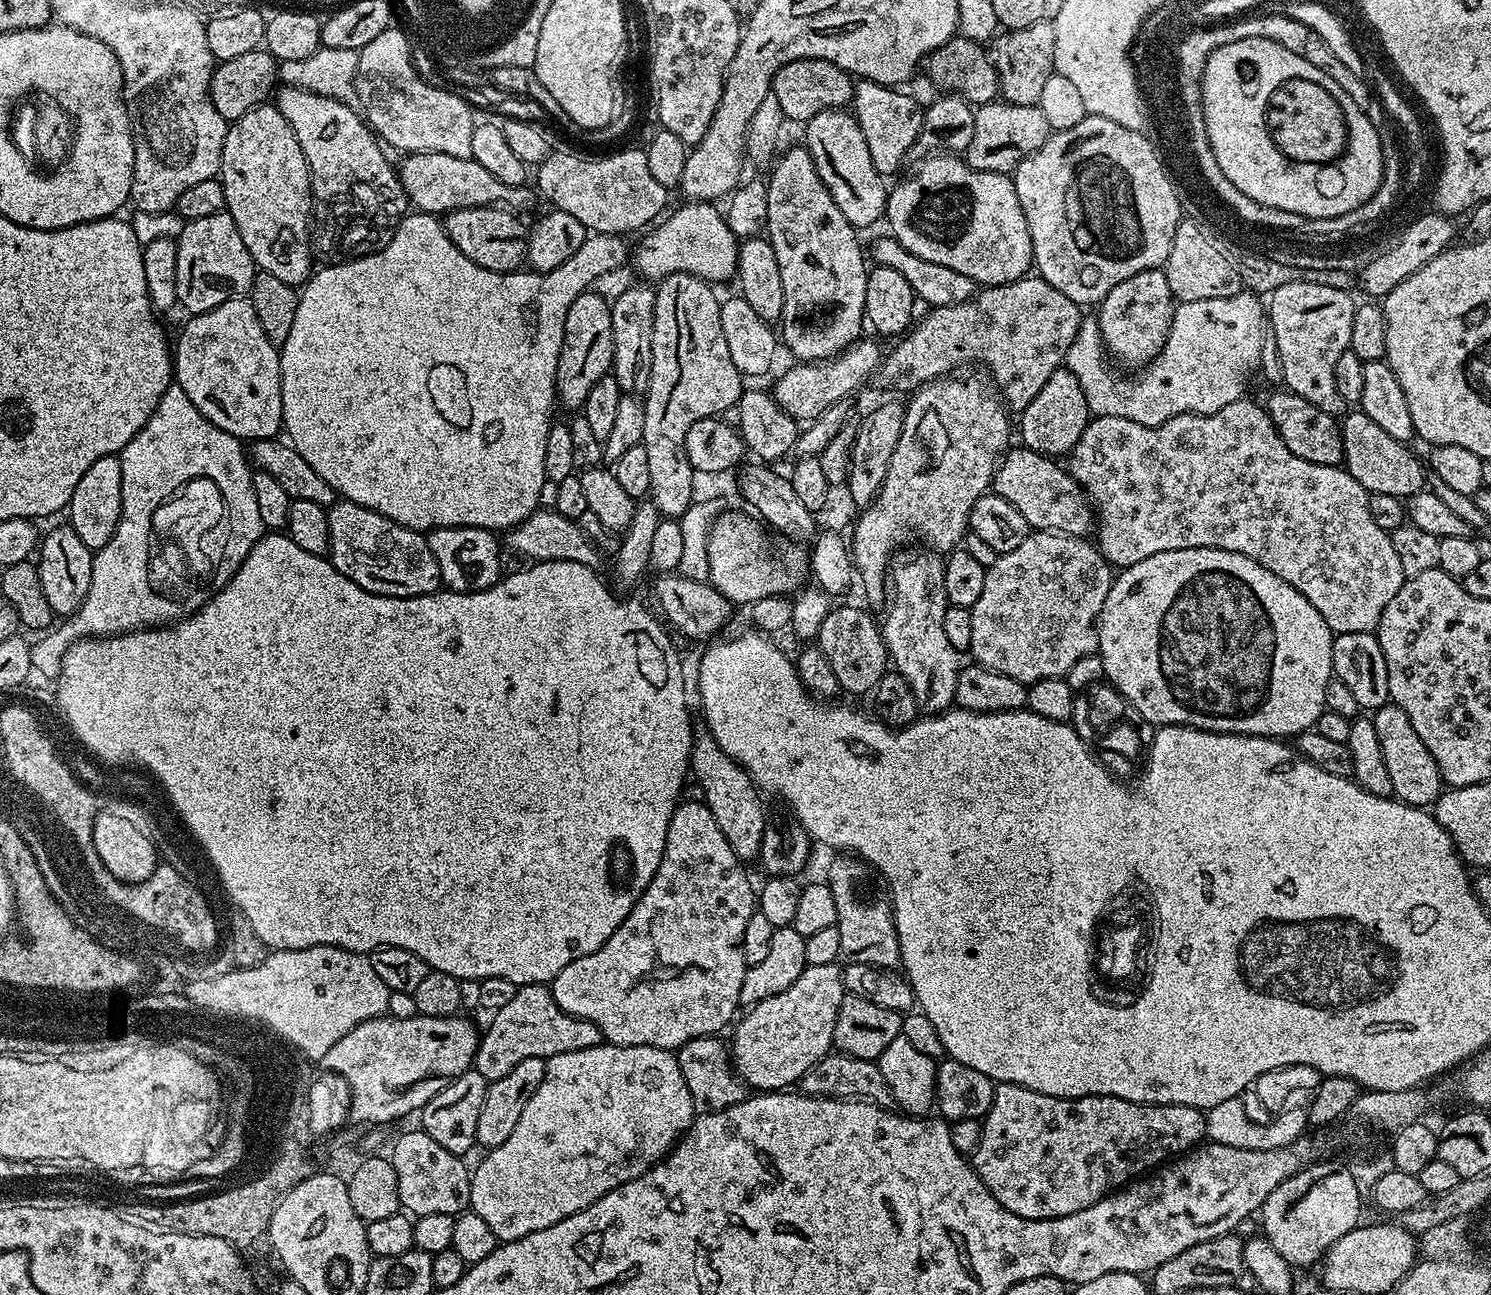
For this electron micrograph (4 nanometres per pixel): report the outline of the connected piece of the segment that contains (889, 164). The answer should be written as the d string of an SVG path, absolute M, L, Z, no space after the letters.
M857 79L854 84L854 95L850 101L854 115L862 134L866 137L866 147L870 149L870 162L874 162L874 170L885 178L891 177L891 172L900 168L900 163L908 156L912 143L921 139L924 130L924 108L912 96L907 96L904 90L886 84L876 84L873 80Z

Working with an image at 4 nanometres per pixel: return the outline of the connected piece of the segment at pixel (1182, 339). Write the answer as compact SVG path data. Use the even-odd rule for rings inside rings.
M1241 290L1230 298L1177 303L1164 348L1137 380L1123 380L1111 368L1095 319L1081 323L1068 351L1066 366L1081 382L1092 416L1117 416L1157 428L1178 414L1214 414L1222 406L1241 399L1248 375L1260 367L1265 331L1266 308L1261 297Z

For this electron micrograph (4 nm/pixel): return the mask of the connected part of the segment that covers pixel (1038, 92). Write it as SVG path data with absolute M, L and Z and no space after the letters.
M1038 22L1034 26L1004 30L991 41L990 55L998 74L999 95L1007 103L1026 106L1039 105L1046 78L1054 74L1054 46L1056 26L1052 22Z

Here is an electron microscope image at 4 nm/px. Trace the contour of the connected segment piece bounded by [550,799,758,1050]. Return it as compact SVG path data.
M696 799L697 801L686 800L677 803L674 814L670 818L670 826L666 830L666 844L658 870L639 893L640 896L637 895L633 899L630 914L626 914L626 922L622 922L622 926L618 926L618 930L614 930L614 934L610 934L610 938L606 938L606 942L602 946L598 946L598 950L594 950L594 954L586 954L574 962L570 962L570 966L566 966L566 970L562 970L550 982L552 997L554 1002L558 1002L561 1010L571 1016L586 1018L590 1022L594 1022L594 1026L598 1026L605 1041L610 1044L679 1050L688 1040L723 1033L723 1028L727 1029L733 1023L734 1017L737 1015L736 1008L741 1007L740 991L746 965L740 943L742 933L746 930L746 922L750 922L752 913L757 911L758 896L754 891L754 884L752 888L751 882L748 881L748 872L744 869L747 867L734 854L730 842L726 842L726 834L722 834L722 830L718 830L718 822L714 822L714 814L710 814L708 805L699 799Z

